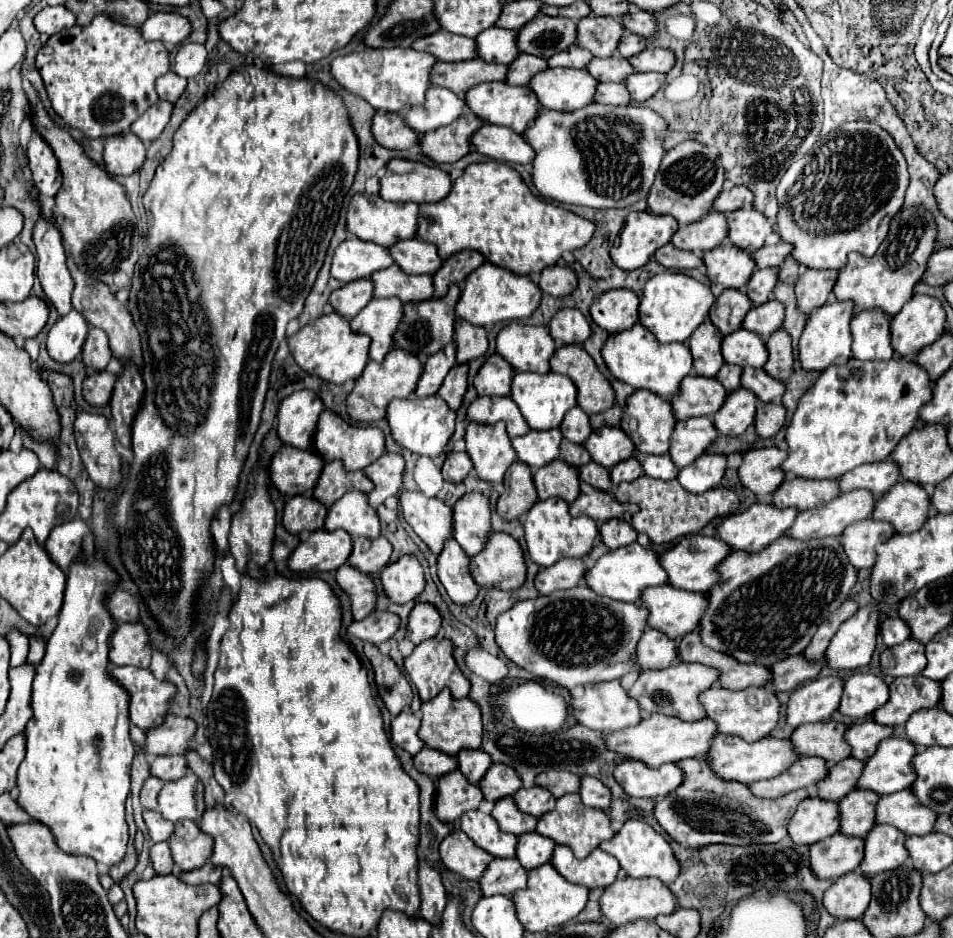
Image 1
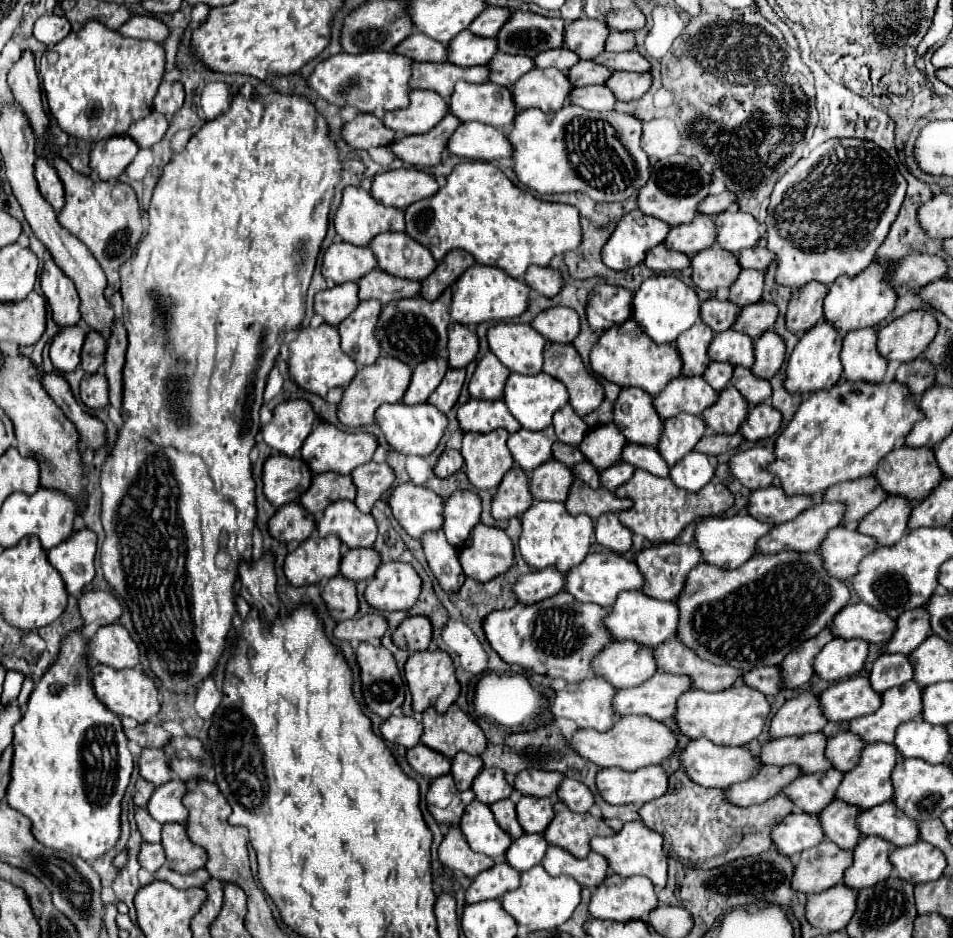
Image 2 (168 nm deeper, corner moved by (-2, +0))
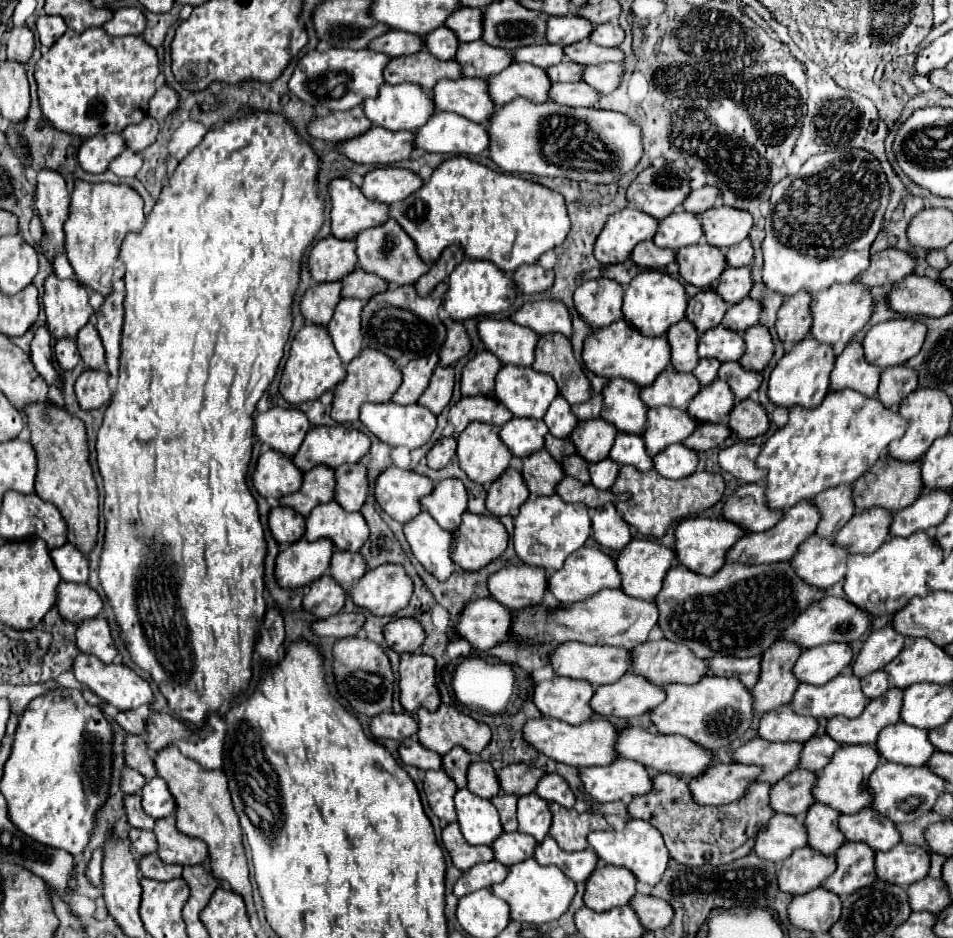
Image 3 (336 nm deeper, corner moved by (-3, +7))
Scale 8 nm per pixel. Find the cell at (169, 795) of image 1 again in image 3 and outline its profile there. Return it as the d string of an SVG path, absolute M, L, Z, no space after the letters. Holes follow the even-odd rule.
M152 778L142 788L142 808L152 818L164 818L174 812L174 798L162 778Z

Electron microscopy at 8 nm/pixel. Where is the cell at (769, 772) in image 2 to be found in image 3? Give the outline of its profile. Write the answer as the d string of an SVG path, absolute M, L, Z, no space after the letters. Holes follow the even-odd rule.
M714 764L700 776L688 780L692 800L700 806L722 806L736 802L744 796L746 788L754 782L758 772L758 766Z

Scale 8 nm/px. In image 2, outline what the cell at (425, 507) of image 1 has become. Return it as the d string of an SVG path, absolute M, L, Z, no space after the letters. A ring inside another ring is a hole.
M403 483L393 489L393 493L389 497L389 505L391 505L395 519L401 523L401 527L415 539L421 539L421 535L425 535L425 531L437 531L443 527L443 499L427 487Z

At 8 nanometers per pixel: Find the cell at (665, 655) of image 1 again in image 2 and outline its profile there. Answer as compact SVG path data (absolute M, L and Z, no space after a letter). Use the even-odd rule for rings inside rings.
M627 639L605 647L593 659L593 671L617 689L625 689L651 679L657 673L657 661L651 647L637 647L637 643Z

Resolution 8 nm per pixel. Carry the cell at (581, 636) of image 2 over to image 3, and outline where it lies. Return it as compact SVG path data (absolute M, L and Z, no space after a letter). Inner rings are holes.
M478 598L464 604L454 632L470 642L474 650L490 650L506 640L506 624L510 624L510 612L490 598Z

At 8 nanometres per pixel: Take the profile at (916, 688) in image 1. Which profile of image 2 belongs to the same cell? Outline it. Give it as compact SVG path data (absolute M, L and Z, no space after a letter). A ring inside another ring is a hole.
M909 681L901 687L885 691L881 707L871 715L853 719L849 729L867 739L867 743L873 741L891 743L895 739L897 727L905 721L917 719L921 711L923 711L923 687L917 685L915 681Z

